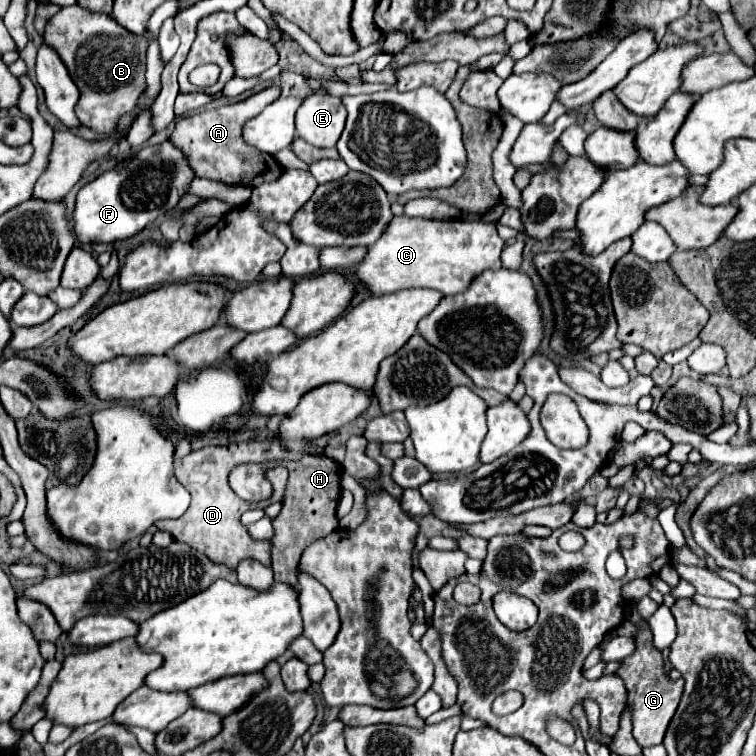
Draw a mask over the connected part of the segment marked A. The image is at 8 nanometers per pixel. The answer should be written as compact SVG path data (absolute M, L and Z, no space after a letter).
M268 87L248 97L246 101L240 101L234 105L224 105L212 111L200 111L188 117L176 117L176 125L168 141L186 155L186 161L190 163L190 169L194 171L196 177L226 181L236 185L254 185L264 171L268 171L266 173L268 177L274 177L274 173L270 175L270 171L278 171L276 161L270 155L262 155L258 149L242 141L242 125L244 121L258 115L278 95L280 95L278 87Z

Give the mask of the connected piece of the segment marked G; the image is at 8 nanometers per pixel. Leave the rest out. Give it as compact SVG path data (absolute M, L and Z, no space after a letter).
M640 623L638 627L642 631L636 637L636 653L626 657L616 673L624 679L628 689L628 707L632 707L632 717L634 717L634 731L632 731L634 739L638 741L640 747L652 747L662 743L664 739L664 733L678 709L684 681L680 679L674 683L664 675L662 655L652 645L652 633L648 629L648 623Z

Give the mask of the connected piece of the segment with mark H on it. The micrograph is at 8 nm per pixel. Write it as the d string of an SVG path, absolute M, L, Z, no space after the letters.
M304 455L300 461L284 461L288 469L288 487L282 513L272 521L276 535L272 537L272 571L276 583L298 587L296 567L302 551L316 539L326 537L338 527L336 505L340 499L340 465L328 457Z

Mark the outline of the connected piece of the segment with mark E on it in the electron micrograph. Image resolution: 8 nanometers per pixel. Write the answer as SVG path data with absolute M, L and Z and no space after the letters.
M318 91L308 95L296 111L296 133L314 147L336 145L346 121L346 109L338 97Z

